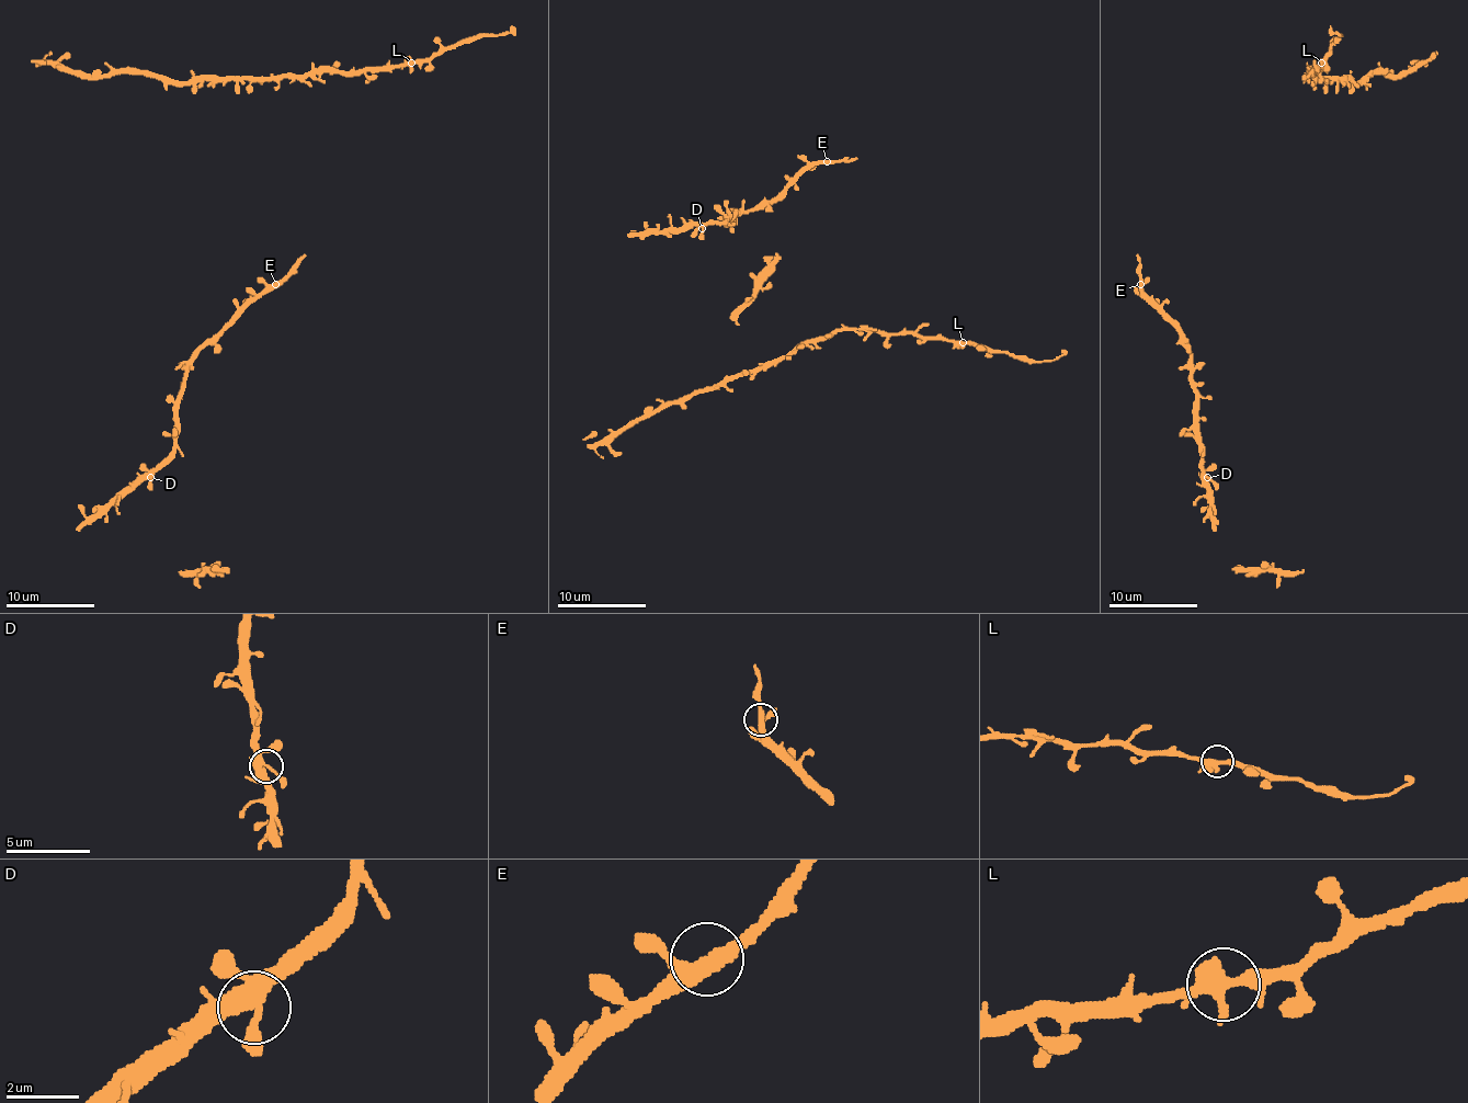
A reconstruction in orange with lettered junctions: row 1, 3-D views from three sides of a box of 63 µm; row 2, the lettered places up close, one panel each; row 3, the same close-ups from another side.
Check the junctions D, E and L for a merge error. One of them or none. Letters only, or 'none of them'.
none of them

